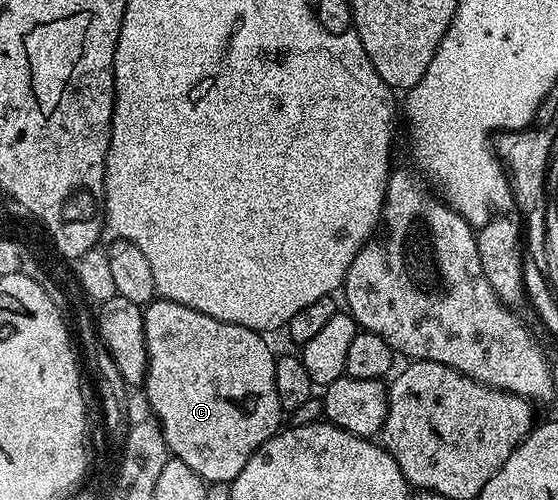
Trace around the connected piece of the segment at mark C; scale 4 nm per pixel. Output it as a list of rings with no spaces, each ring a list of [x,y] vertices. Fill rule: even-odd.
[[[153,299],[148,306],[144,306],[143,312],[143,331],[147,341],[147,355],[149,356],[149,366],[147,367],[147,375],[143,392],[149,400],[149,405],[153,408],[152,416],[160,425],[165,442],[169,448],[170,454],[176,460],[187,463],[187,467],[191,467],[191,471],[195,471],[207,483],[231,483],[239,475],[239,471],[243,471],[243,467],[247,467],[247,463],[251,459],[251,455],[260,447],[267,439],[271,439],[282,428],[281,416],[283,410],[279,403],[279,395],[275,391],[275,353],[269,350],[269,345],[262,334],[256,333],[254,329],[247,327],[239,327],[235,323],[223,323],[219,319],[211,319],[211,315],[203,315],[199,311],[195,311],[191,307],[183,307],[183,303],[175,303],[164,299]]]

